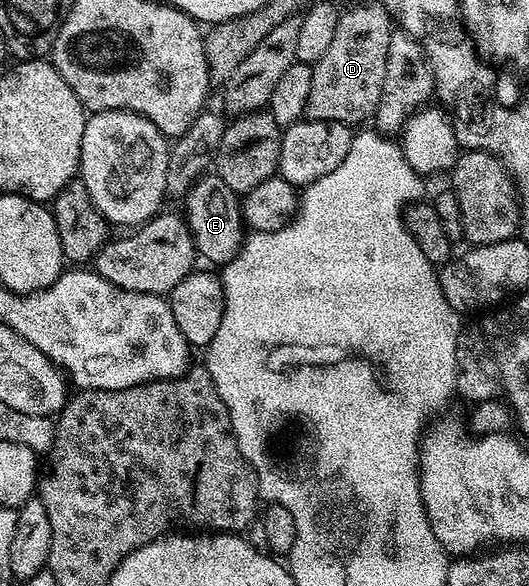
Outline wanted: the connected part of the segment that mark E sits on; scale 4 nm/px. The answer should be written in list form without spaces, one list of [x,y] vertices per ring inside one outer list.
[[[203,175],[193,182],[185,194],[187,201],[187,226],[200,258],[212,261],[215,267],[222,267],[233,260],[245,240],[245,222],[240,198],[225,183],[214,175]]]

